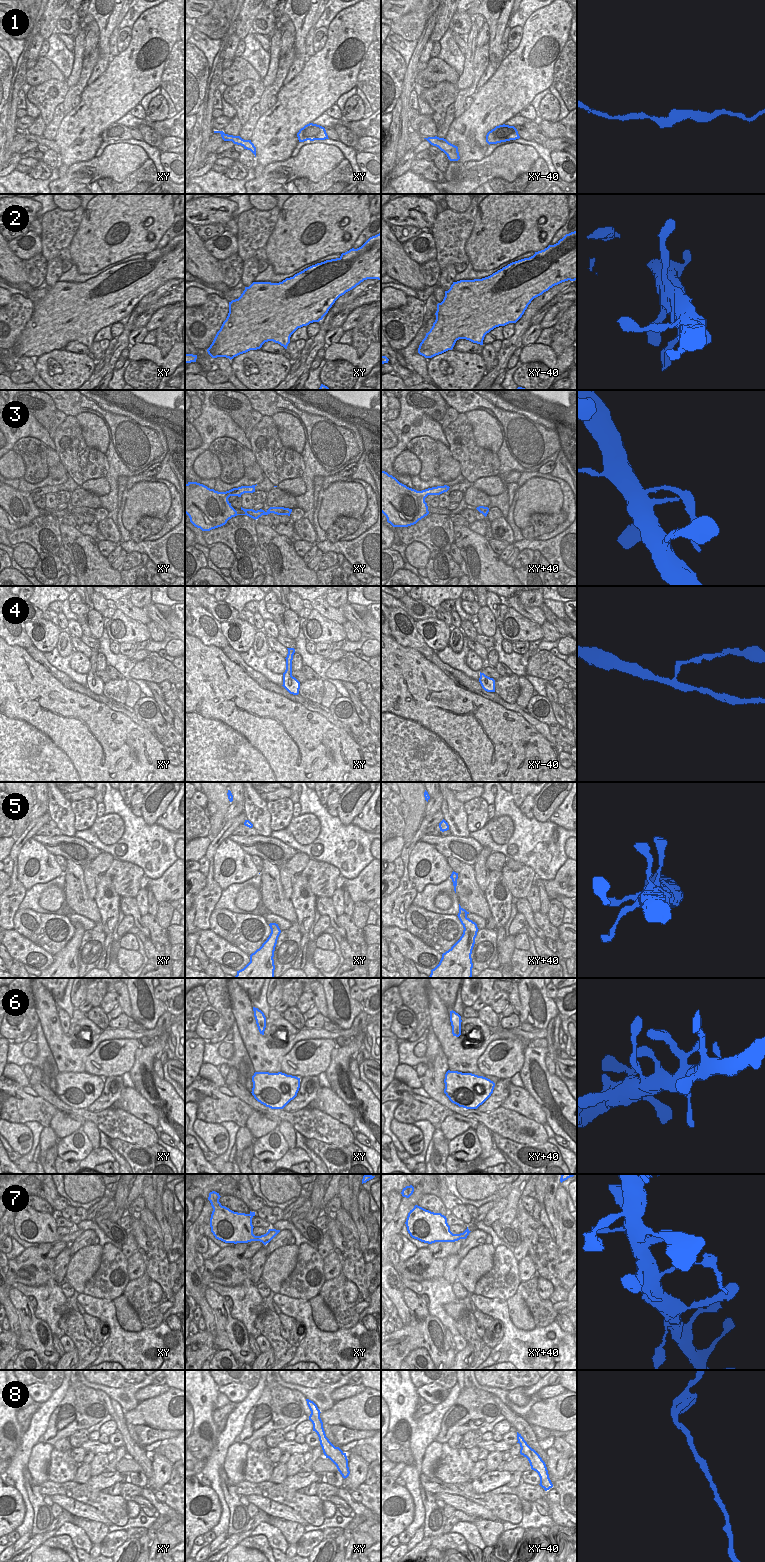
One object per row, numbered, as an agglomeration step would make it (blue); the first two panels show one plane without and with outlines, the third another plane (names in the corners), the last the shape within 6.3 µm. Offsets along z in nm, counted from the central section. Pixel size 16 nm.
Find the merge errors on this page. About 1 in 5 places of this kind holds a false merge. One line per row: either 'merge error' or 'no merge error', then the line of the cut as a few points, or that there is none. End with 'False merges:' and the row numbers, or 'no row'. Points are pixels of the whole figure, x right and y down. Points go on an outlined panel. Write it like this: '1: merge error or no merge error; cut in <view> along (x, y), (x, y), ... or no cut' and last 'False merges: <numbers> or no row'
1: no merge error; no cut
2: no merge error; no cut
3: no merge error; no cut
4: no merge error; no cut
5: no merge error; no cut
6: no merge error; no cut
7: merge error; cut in xy+40 along (460, 1233), (454, 1240)
8: no merge error; no cut
False merges: 7

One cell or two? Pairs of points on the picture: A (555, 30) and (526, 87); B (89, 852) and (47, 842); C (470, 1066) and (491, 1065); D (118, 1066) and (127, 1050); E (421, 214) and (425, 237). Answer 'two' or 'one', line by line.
A: one
B: one
C: two
D: one
E: two

